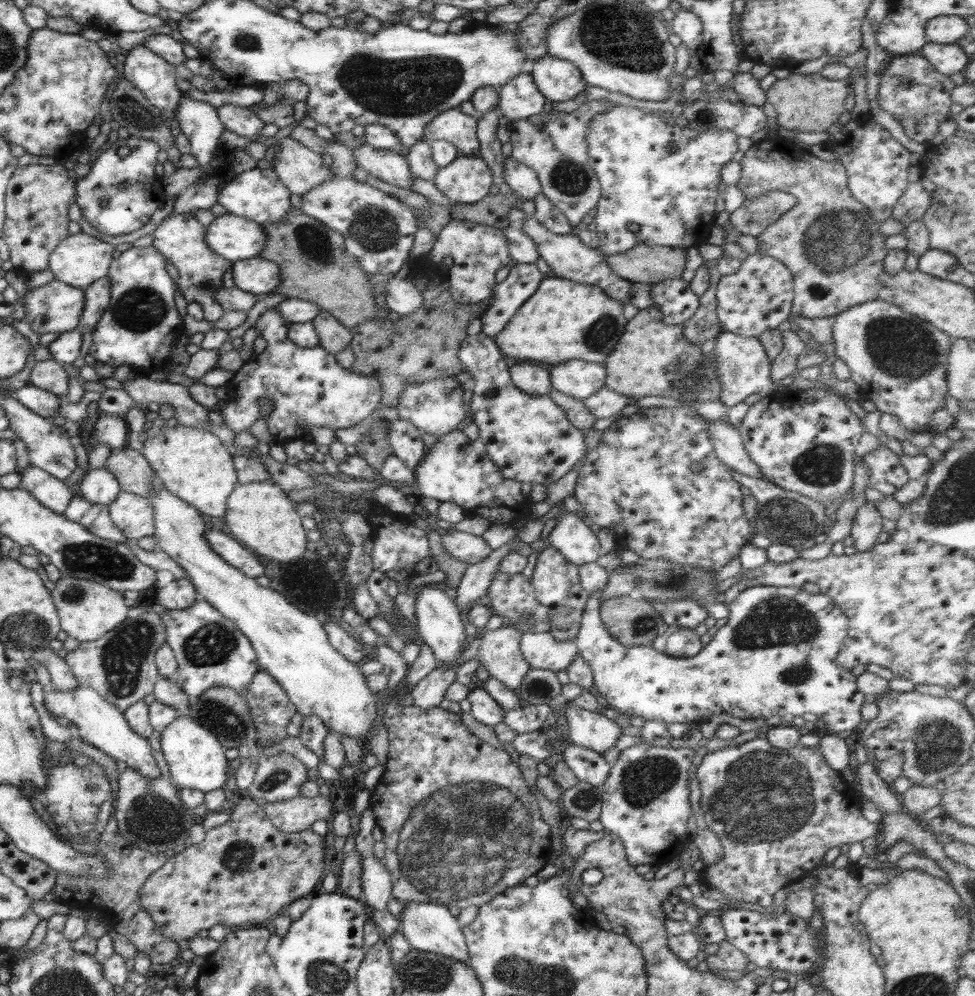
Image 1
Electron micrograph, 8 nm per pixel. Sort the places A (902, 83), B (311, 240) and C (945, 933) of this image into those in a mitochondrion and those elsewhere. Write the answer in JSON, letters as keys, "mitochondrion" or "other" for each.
{"A":"mitochondrion","B":"mitochondrion","C":"other"}

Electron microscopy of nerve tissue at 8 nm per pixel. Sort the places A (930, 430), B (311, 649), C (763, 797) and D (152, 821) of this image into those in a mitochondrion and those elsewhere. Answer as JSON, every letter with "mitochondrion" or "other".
{"A":"other","B":"other","C":"mitochondrion","D":"mitochondrion"}

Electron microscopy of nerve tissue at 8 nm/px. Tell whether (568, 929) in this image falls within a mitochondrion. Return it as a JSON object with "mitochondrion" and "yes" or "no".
{"mitochondrion":"no"}

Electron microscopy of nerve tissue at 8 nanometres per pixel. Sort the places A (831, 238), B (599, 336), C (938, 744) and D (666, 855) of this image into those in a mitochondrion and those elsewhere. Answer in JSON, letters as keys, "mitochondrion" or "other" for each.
{"A":"mitochondrion","B":"mitochondrion","C":"mitochondrion","D":"other"}

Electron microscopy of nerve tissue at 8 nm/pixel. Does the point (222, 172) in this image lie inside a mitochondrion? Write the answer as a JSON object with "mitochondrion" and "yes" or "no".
{"mitochondrion":"no"}

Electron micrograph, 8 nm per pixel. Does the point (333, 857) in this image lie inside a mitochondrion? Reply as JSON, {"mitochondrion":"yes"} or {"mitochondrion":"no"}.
{"mitochondrion":"no"}

